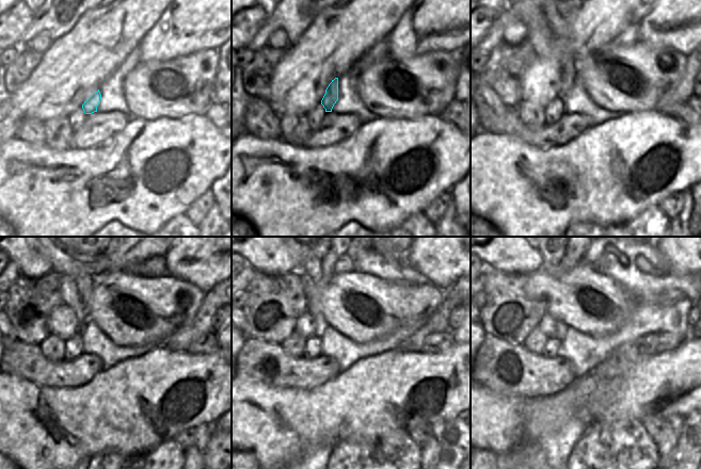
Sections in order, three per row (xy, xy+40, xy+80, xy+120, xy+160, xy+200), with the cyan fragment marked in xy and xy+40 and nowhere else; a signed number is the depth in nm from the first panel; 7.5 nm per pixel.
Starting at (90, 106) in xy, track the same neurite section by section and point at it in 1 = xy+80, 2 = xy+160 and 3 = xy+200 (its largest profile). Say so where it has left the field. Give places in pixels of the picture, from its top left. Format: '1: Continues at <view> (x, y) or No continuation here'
1: Continues at xy+80 (567, 58)
2: Continues at xy+160 (319, 258)
3: Continues at xy+200 (558, 258)

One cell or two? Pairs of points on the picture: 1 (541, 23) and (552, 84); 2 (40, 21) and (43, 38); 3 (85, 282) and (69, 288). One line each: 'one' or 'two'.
1: two
2: two
3: two

